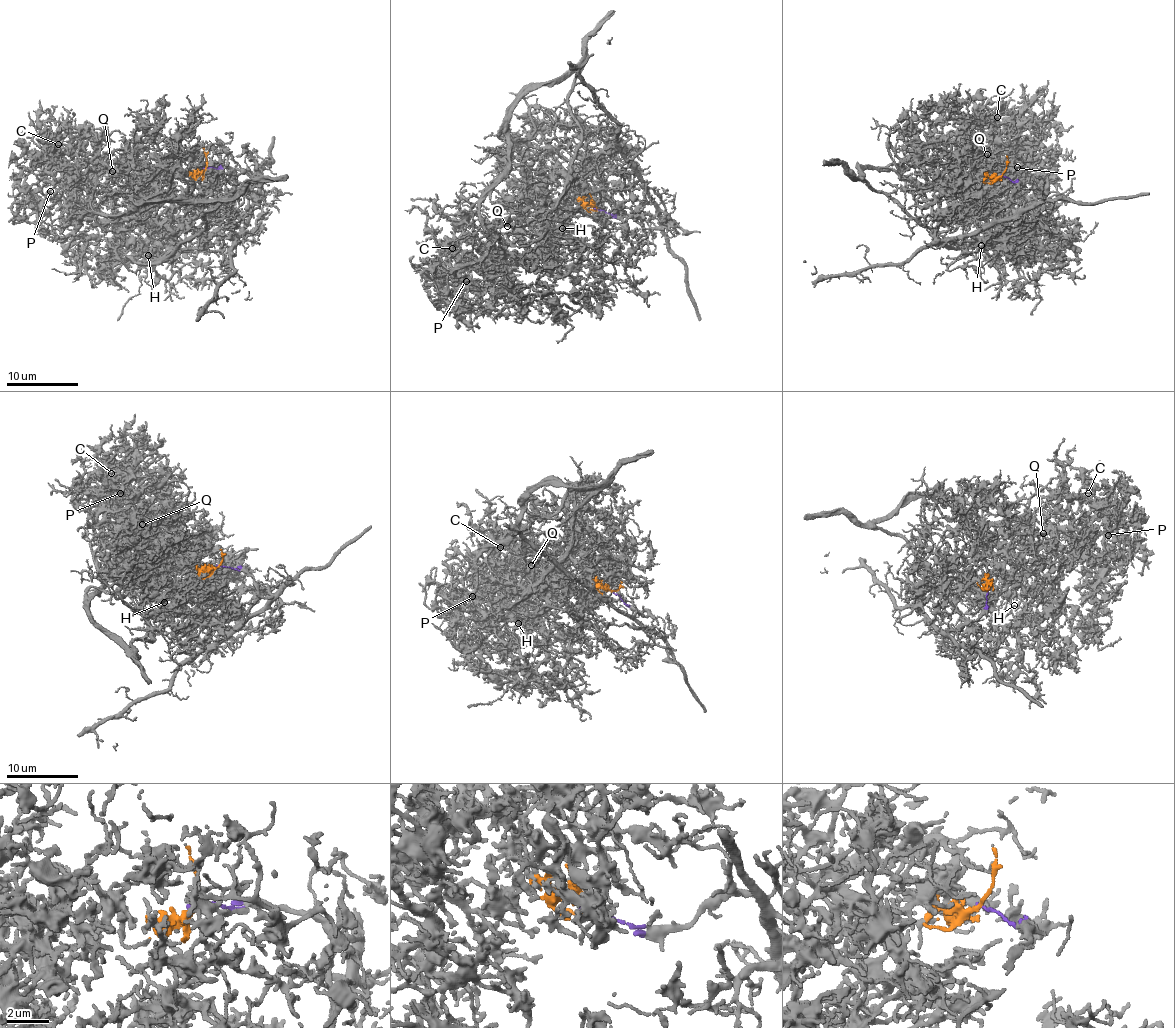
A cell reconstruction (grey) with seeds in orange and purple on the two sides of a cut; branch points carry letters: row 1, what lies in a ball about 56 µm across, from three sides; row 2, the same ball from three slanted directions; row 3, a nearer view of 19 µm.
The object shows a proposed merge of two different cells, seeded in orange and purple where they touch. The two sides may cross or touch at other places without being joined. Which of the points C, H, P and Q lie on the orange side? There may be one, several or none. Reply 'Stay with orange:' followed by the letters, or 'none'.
Stay with orange: C, H, P, Q

